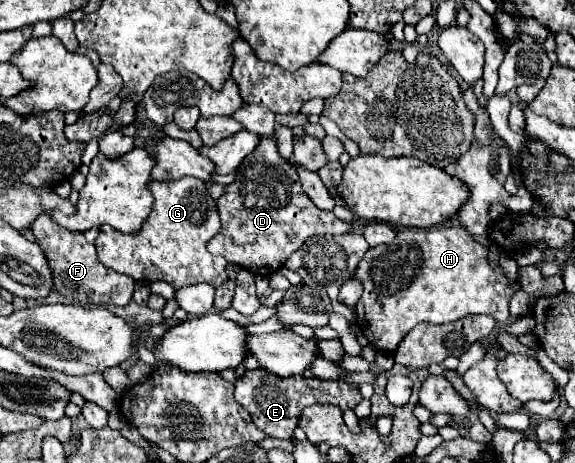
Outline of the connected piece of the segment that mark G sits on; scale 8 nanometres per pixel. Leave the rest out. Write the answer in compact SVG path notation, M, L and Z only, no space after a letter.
M184 177L178 181L152 181L150 189L156 201L138 233L124 235L116 233L110 225L100 227L100 235L94 243L98 259L134 281L152 283L162 279L174 289L196 283L208 283L214 289L220 287L228 279L228 261L206 249L206 243L220 231L216 201L208 195L208 187L202 185L200 179Z

